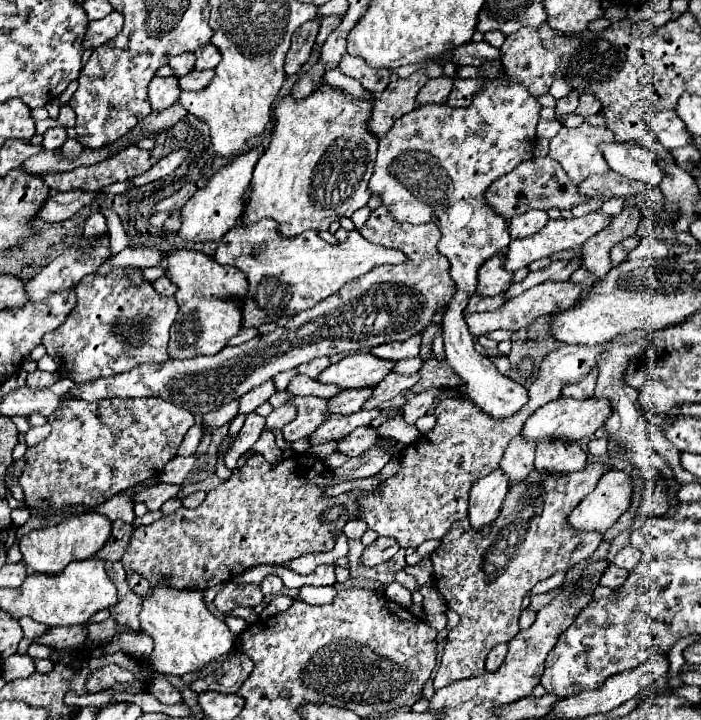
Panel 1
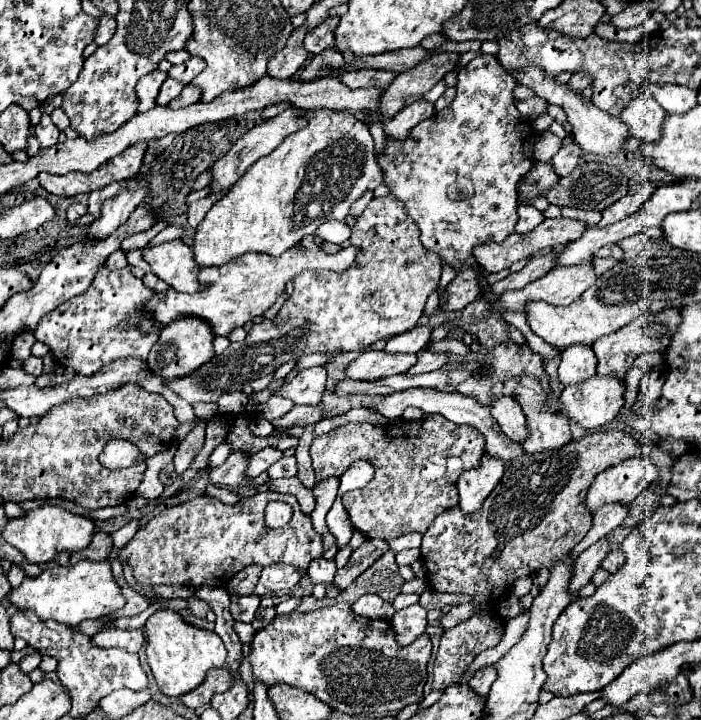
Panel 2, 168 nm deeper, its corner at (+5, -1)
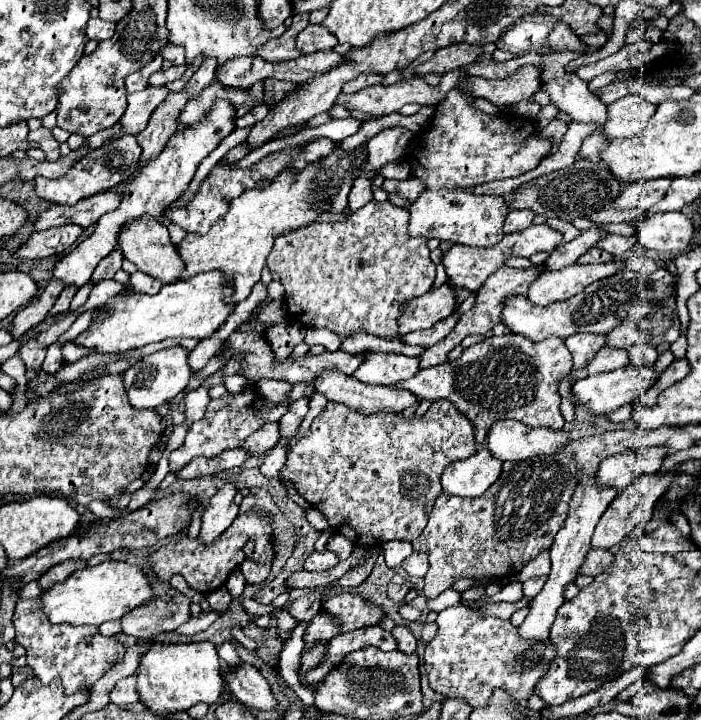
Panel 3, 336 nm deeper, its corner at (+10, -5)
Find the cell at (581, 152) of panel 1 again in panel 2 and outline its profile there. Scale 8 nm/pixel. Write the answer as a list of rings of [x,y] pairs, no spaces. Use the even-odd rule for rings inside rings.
[[[567,135],[561,139],[561,149],[557,151],[557,155],[551,159],[551,165],[555,167],[559,177],[567,177],[575,167],[579,167],[581,163],[585,163],[581,159],[583,149],[575,143],[573,135]]]

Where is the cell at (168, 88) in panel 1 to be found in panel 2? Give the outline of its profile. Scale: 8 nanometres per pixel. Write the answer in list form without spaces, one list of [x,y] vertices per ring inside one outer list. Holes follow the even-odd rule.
[[[155,69],[149,75],[141,77],[137,83],[137,95],[139,95],[139,111],[149,111],[157,105],[157,93],[161,89],[161,83],[167,79],[167,73]]]

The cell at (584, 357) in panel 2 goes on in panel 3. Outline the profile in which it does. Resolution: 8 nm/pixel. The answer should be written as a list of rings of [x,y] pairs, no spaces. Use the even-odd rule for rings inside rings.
[[[576,333],[566,339],[566,347],[572,353],[574,367],[586,367],[586,363],[596,355],[600,347],[606,345],[606,335],[590,335],[590,333]]]

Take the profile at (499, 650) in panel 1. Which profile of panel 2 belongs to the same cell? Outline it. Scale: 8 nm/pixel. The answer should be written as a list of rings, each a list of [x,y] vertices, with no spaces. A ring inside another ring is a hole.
[[[487,665],[487,667],[481,667],[479,671],[475,671],[475,675],[469,681],[469,687],[475,689],[479,695],[487,695],[495,679],[497,679],[495,667],[493,665]]]

